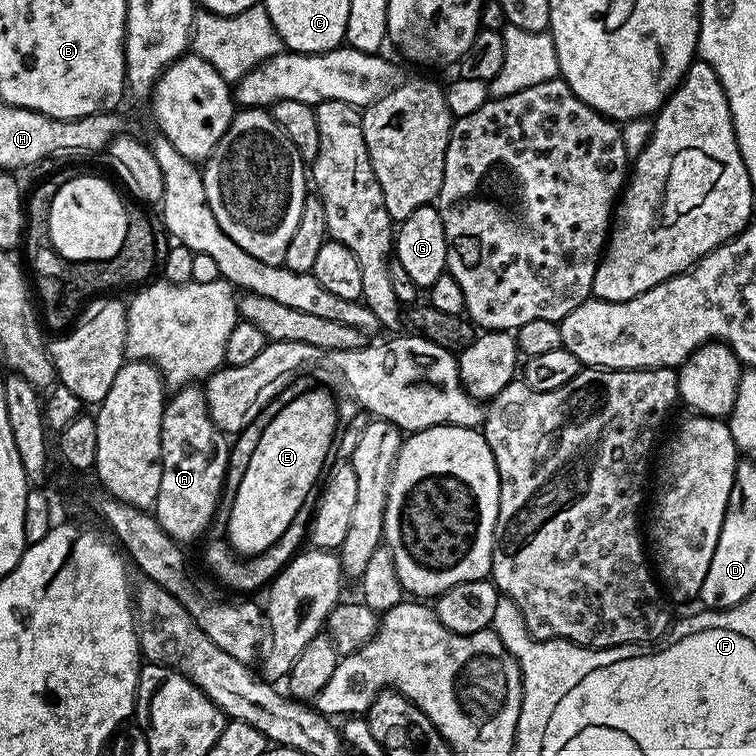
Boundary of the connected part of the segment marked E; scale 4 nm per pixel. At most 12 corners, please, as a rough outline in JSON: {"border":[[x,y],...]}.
{"border":[[337,401],[269,415],[230,502],[231,551],[279,542],[325,471]]}

